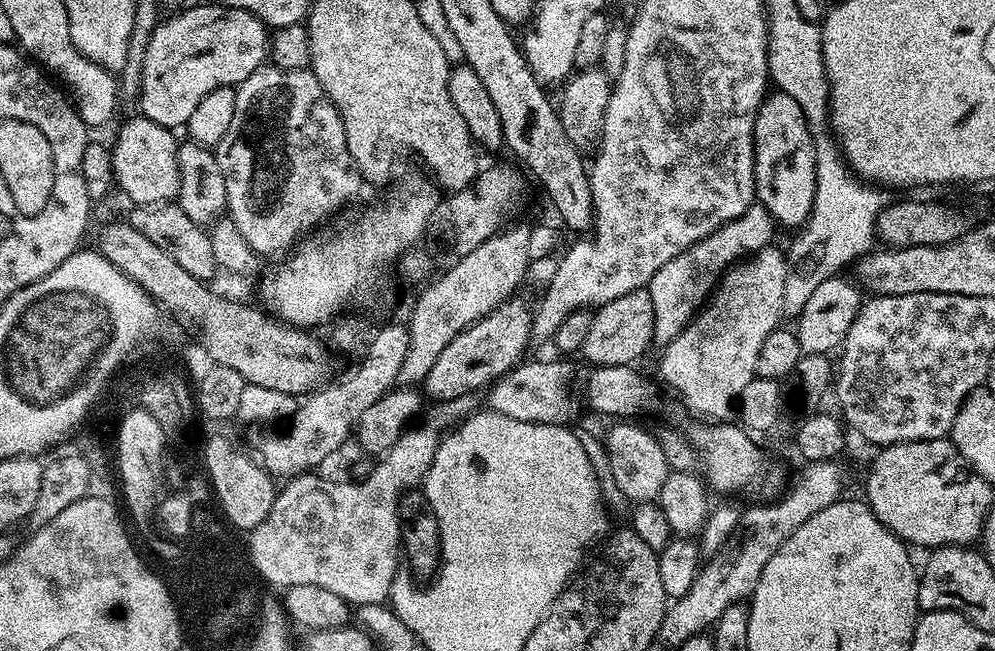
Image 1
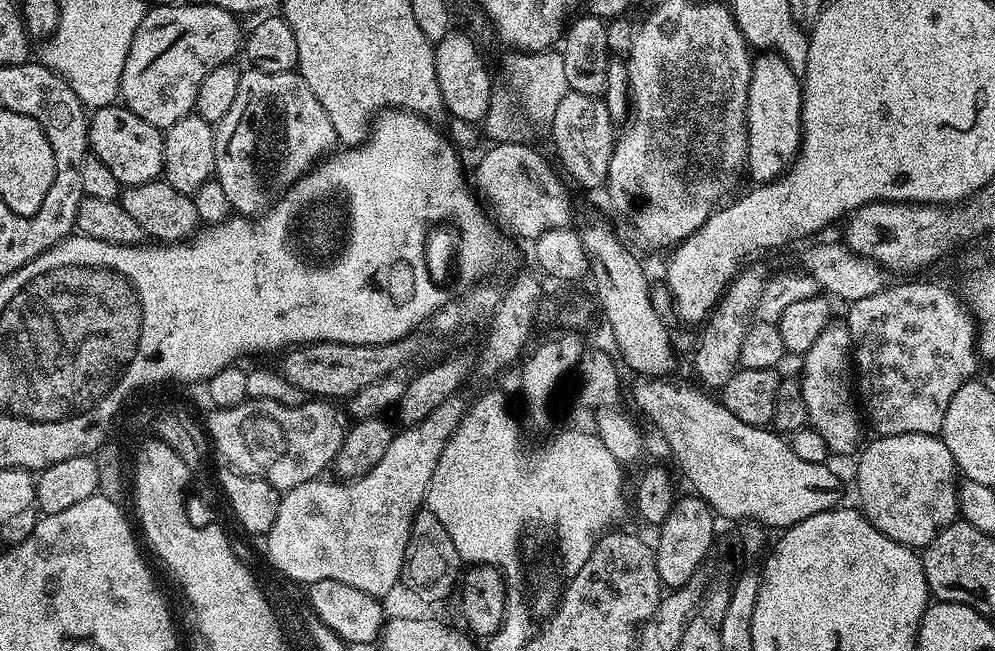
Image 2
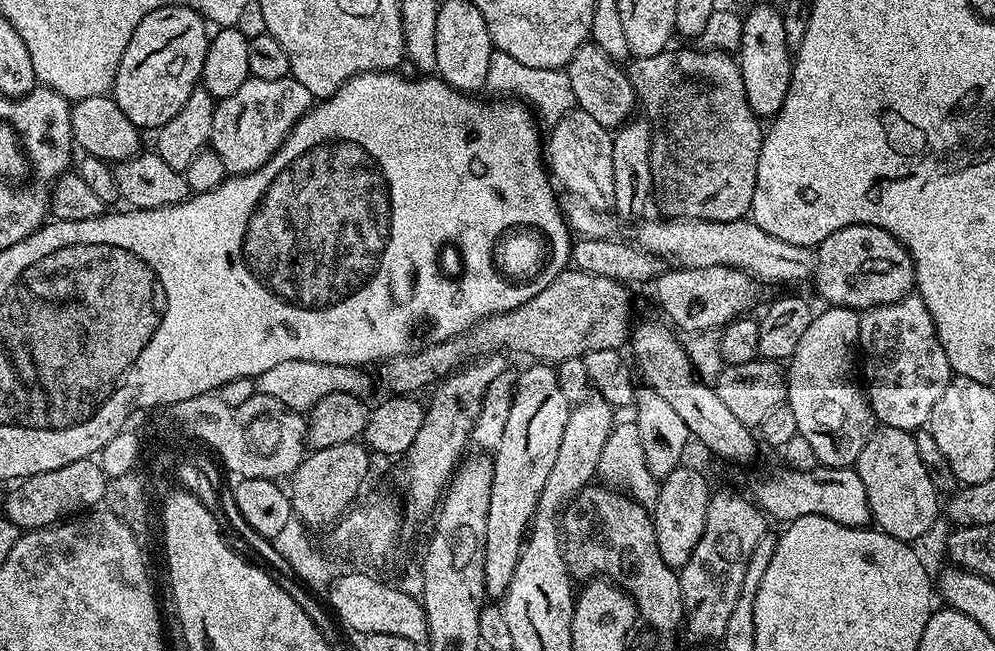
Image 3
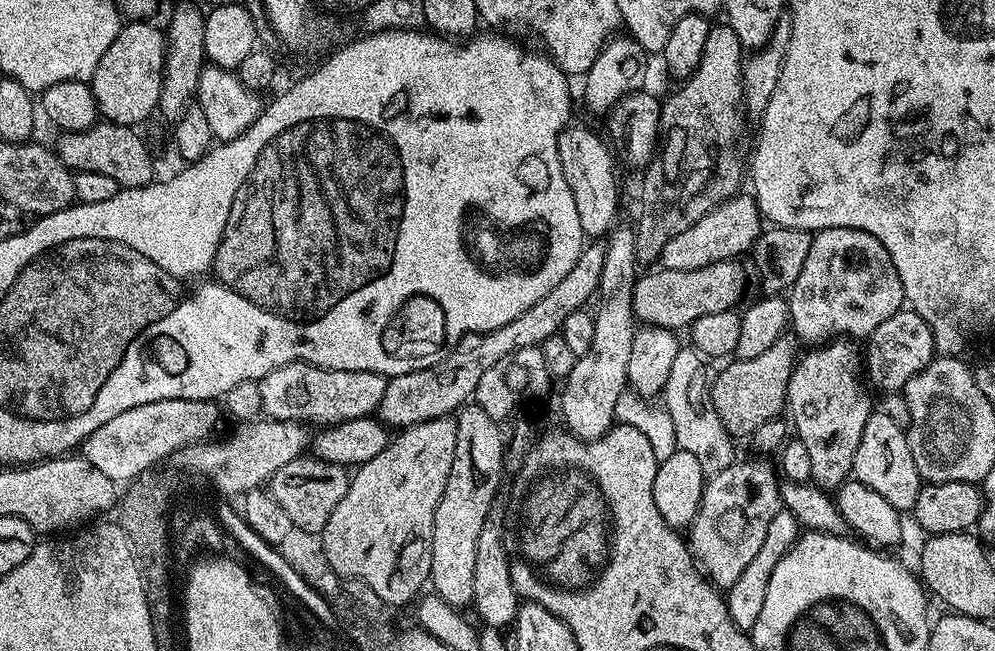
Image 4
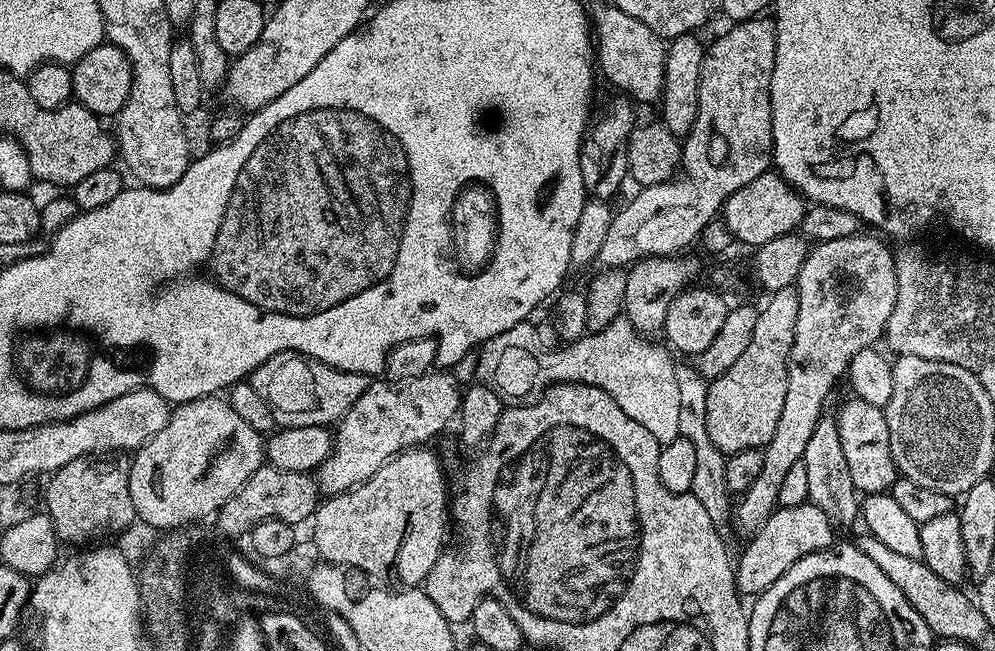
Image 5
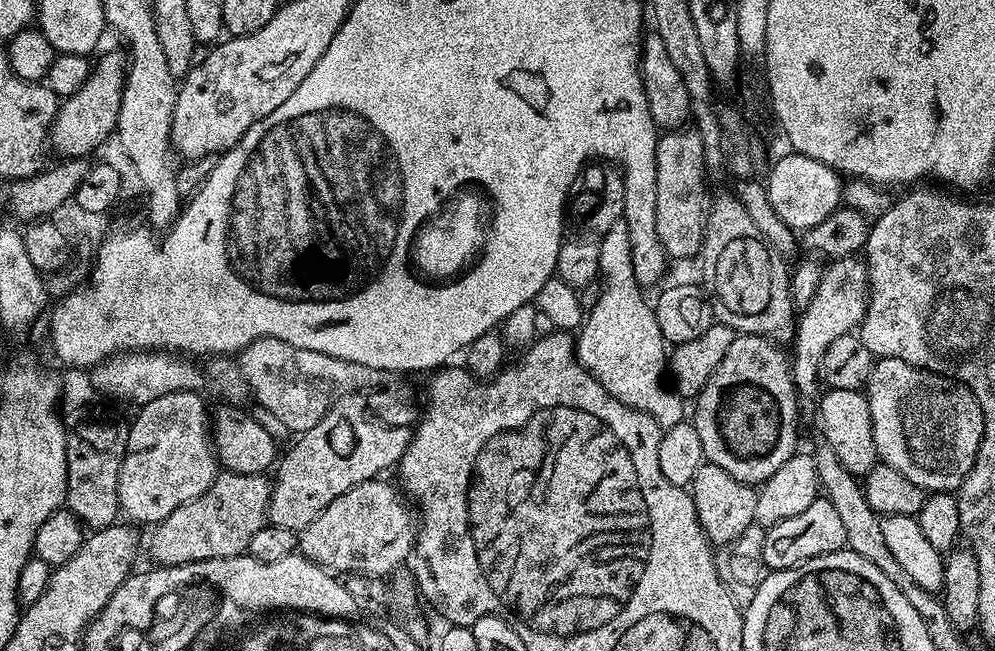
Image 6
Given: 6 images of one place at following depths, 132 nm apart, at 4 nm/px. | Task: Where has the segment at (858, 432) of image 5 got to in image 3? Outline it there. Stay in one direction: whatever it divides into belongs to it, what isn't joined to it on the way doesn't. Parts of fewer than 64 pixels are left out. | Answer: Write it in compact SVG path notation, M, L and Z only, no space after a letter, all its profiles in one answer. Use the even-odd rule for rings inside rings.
M877 427L872 437L862 447L854 465L858 478L862 478L862 486L866 486L866 498L870 502L870 510L875 527L881 532L905 542L916 542L919 536L924 536L936 524L936 515L941 515L942 500L926 472L922 459L918 456L915 446L915 435L893 428Z

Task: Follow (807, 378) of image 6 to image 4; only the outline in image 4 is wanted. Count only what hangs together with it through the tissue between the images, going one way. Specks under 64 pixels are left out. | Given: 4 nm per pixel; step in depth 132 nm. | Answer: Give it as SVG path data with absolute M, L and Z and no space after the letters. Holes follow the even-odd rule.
M827 228L813 235L802 274L792 283L786 299L791 331L808 346L833 338L866 338L906 304L902 278L898 278L886 246L853 228ZM752 459L756 460L731 464L707 477L700 509L690 525L688 540L695 563L720 590L738 582L742 570L762 547L774 514L782 511L777 469L764 461L767 459Z

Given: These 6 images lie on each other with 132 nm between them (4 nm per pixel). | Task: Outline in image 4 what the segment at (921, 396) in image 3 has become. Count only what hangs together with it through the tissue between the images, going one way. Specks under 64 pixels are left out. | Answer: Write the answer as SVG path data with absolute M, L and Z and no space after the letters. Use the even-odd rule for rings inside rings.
M908 306L890 314L890 318L886 318L878 330L866 337L866 344L868 349L863 349L862 364L867 379L873 389L881 388L884 394L899 393L908 385L910 378L914 378L914 374L918 374L937 355L930 326Z

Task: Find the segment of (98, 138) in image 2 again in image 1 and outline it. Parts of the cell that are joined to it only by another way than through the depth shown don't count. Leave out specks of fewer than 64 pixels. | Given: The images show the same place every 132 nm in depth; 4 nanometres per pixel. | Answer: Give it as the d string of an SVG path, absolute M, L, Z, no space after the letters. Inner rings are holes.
M138 114L127 119L126 124L120 128L116 136L116 144L111 145L114 174L116 175L115 187L121 188L133 201L133 205L162 204L172 202L180 195L180 170L178 168L178 140L175 140L173 129L163 128L158 122L147 120L143 114Z

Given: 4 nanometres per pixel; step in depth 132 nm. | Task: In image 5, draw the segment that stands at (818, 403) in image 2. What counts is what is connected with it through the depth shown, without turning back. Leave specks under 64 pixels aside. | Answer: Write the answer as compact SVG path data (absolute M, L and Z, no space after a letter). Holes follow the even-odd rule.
M823 417L815 427L813 437L806 446L802 461L806 466L809 489L808 499L830 519L835 529L850 527L860 516L860 496L853 486L850 470L847 469L846 458L843 455L842 442L838 439L835 419Z

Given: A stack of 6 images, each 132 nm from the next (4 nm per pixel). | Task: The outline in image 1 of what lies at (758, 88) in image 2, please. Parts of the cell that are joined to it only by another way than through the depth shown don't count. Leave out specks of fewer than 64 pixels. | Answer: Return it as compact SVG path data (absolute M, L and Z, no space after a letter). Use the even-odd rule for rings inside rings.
M779 90L765 95L754 122L754 178L759 207L766 209L781 229L803 228L816 193L816 151L802 106Z

